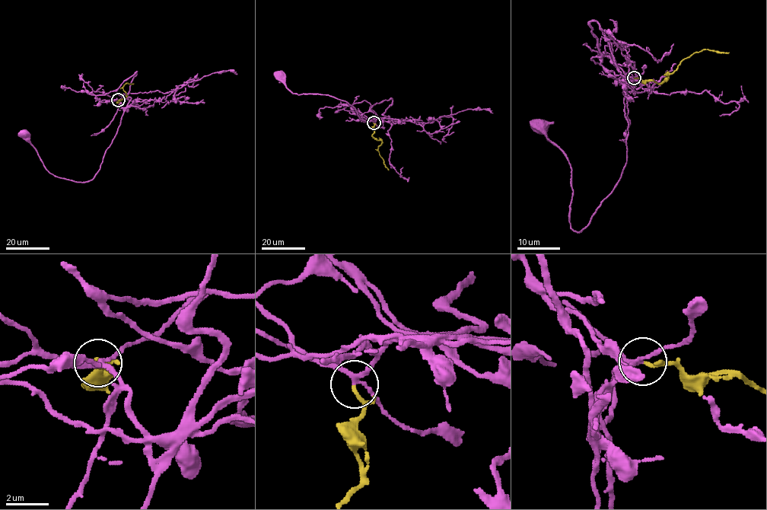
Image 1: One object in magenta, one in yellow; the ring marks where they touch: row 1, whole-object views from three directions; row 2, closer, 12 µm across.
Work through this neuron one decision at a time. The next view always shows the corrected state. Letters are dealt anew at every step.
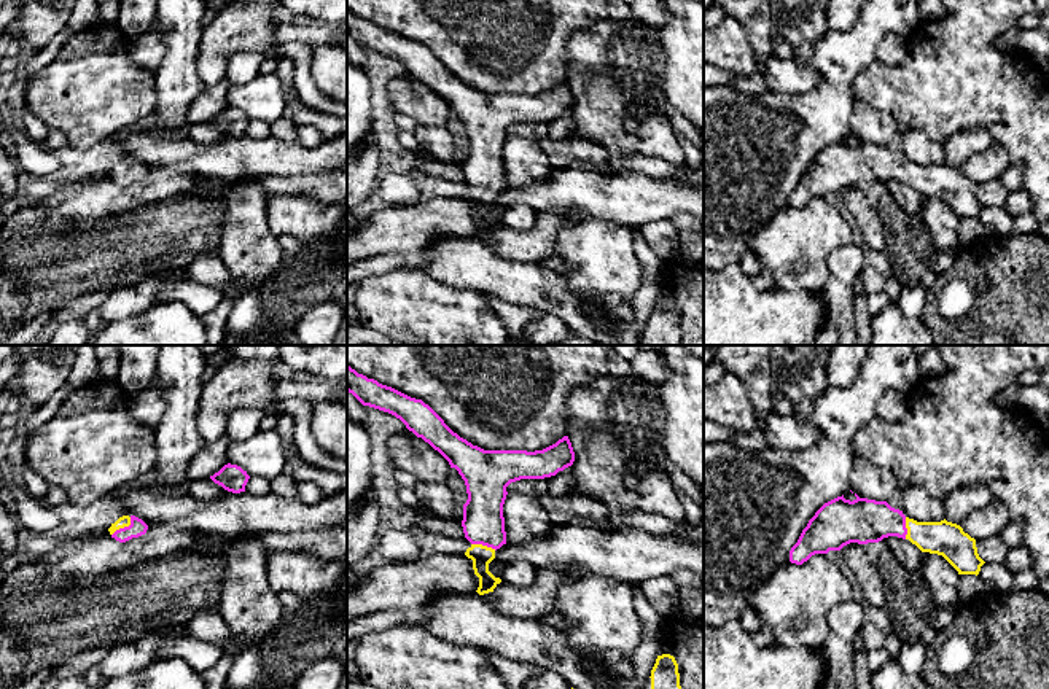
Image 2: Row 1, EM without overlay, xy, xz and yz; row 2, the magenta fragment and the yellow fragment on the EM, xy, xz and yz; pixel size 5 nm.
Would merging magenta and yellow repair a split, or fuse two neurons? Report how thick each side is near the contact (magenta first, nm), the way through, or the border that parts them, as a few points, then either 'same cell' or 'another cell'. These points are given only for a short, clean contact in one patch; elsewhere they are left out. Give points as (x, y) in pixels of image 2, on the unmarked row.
calibres 90 and 60 nm; way xy (137, 171), (124, 171), (124, 164); same cell

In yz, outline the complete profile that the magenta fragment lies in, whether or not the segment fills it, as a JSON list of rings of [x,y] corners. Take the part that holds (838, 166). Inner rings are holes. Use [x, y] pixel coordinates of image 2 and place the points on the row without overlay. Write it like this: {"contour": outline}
{"contour": [[[844,138],[825,146],[802,173],[797,186],[790,194],[790,205],[802,208],[815,197],[828,197],[829,194],[840,194],[850,186],[868,188],[879,186],[888,180],[909,183],[922,196],[942,199],[958,218],[979,218],[985,207],[976,191],[976,183],[971,181],[957,167],[947,165],[917,165],[903,158],[903,154],[891,151],[887,145],[875,145],[860,142],[845,143]]]}

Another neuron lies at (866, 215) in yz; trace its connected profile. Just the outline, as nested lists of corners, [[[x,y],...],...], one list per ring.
[[[850,186],[840,193],[840,197],[868,243],[869,248],[883,251],[885,250],[885,226],[874,205],[869,204],[866,188]]]

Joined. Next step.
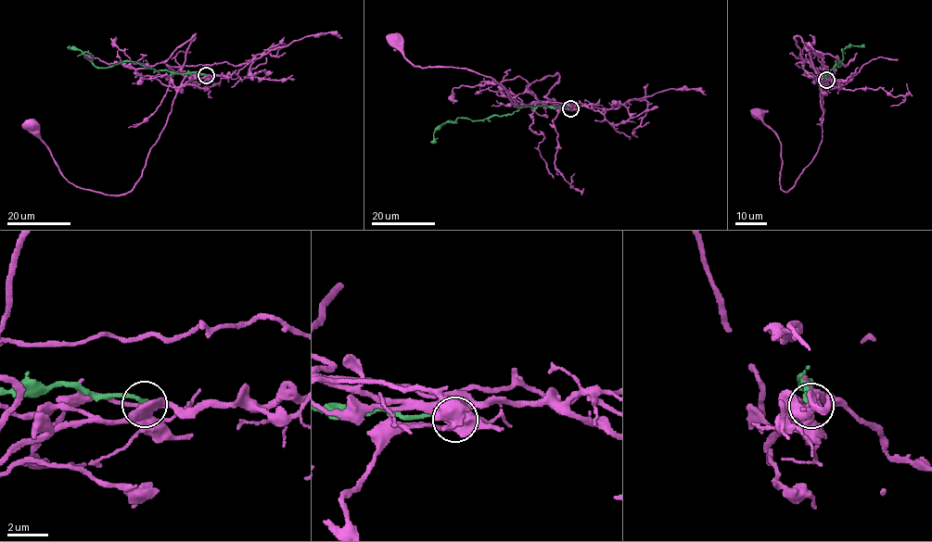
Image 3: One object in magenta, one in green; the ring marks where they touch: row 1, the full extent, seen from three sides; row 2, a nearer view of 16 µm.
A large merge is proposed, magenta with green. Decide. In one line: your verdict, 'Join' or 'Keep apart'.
Keep apart

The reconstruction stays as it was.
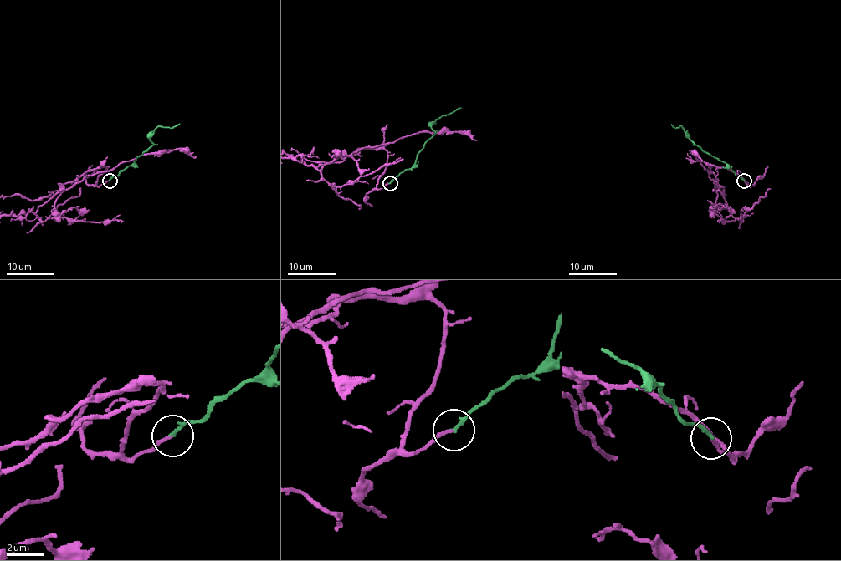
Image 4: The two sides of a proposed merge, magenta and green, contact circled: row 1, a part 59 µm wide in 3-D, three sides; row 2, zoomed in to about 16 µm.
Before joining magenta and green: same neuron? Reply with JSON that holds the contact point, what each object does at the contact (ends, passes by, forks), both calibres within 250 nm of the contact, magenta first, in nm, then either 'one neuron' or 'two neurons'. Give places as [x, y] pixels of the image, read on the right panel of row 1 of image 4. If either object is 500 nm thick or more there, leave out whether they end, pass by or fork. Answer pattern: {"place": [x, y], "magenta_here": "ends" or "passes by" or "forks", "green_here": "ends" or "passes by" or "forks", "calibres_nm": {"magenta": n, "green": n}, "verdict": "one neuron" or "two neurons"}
{"place": [744, 181], "magenta_here": "ends", "green_here": "ends", "calibres_nm": {"magenta": 160, "green": 190}, "verdict": "one neuron"}

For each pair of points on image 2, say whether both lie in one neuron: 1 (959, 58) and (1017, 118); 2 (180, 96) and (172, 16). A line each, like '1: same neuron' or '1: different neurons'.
1: same neuron
2: same neuron

